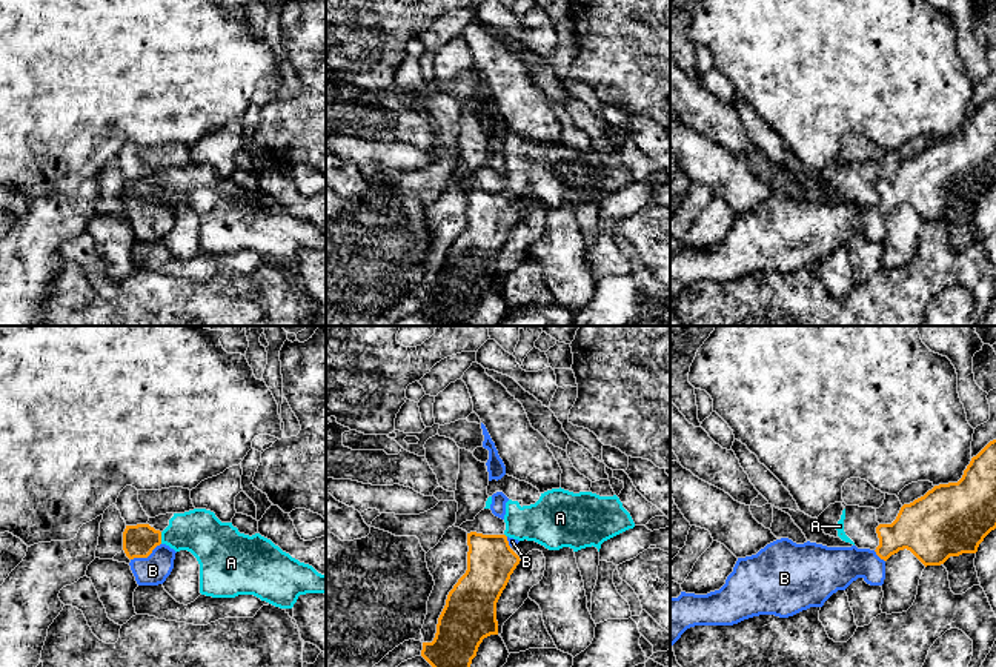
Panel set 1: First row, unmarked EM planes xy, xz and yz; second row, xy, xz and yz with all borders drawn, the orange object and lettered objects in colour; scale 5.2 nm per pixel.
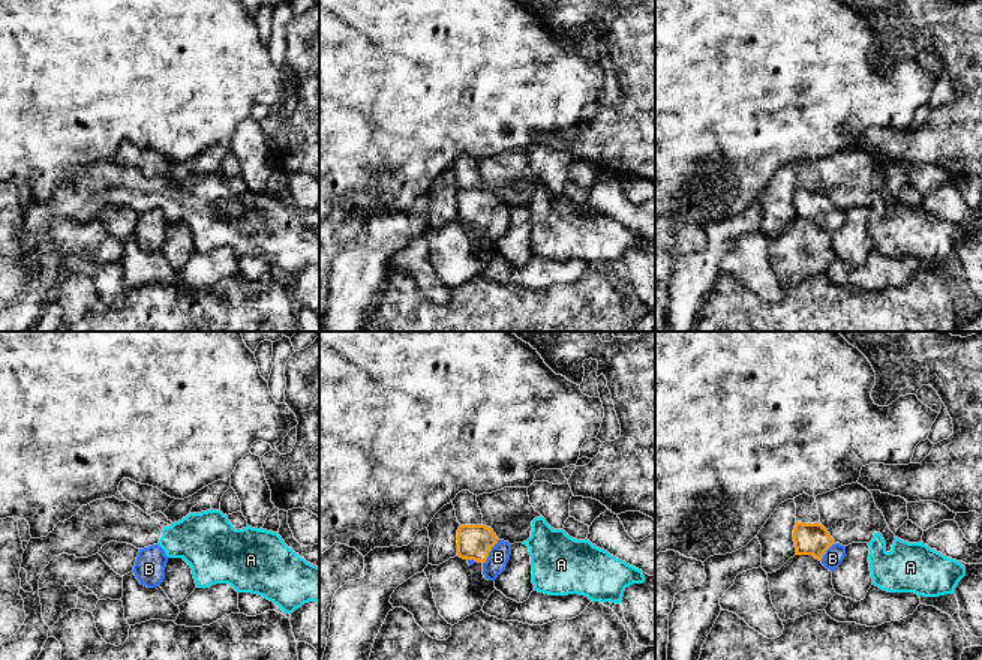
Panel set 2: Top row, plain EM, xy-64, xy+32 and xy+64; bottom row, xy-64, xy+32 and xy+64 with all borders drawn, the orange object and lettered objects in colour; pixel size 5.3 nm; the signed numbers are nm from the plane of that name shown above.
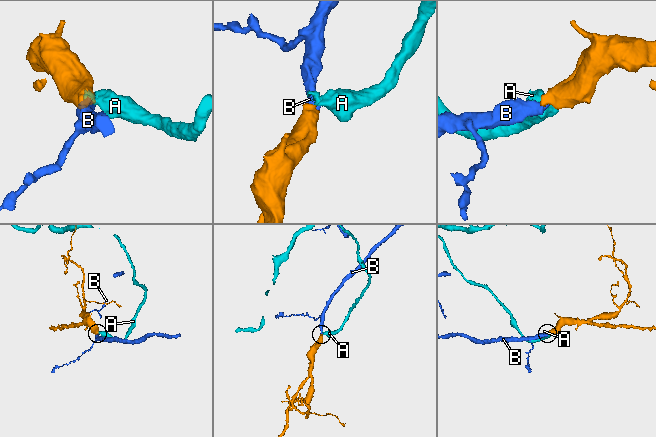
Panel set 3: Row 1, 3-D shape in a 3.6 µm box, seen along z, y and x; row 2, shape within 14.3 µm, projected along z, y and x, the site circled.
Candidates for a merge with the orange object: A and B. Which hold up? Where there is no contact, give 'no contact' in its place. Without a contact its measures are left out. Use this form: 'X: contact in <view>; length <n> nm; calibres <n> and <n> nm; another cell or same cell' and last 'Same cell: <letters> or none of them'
A: contact in xy; length 60 nm; calibres 170 and 240 nm; another cell
B: contact in xy; length 180 nm; calibres 170 and 160 nm; same cell
Same cell: B

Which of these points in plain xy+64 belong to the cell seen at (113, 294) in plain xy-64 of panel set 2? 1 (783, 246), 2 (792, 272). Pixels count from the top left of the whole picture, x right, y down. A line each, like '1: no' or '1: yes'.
1: no
2: no

